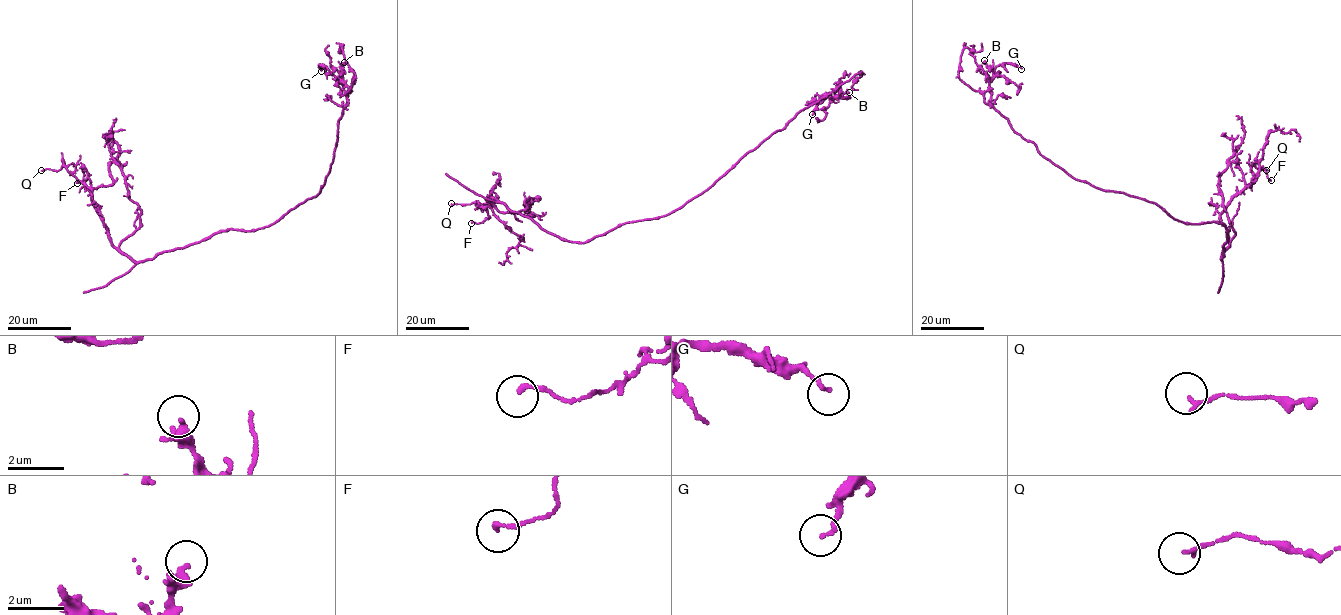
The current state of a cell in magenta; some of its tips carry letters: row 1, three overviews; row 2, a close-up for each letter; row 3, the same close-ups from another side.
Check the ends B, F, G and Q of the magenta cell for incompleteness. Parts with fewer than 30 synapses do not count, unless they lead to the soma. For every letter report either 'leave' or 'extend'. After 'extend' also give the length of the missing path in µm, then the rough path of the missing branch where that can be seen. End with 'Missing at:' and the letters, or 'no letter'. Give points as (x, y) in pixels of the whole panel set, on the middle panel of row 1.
B: leave
F: leave
G: leave
Q: leave
Missing at: no letter

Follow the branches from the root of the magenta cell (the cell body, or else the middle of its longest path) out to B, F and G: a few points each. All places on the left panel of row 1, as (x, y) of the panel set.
B: (251, 230), (275, 223), (316, 197), (323, 185), (347, 101), (348, 87), (340, 76), (344, 62)
F: (251, 230), (219, 231), (198, 242), (136, 262), (112, 244), (85, 183), (86, 171), (83, 181), (77, 183)
G: (251, 230), (275, 223), (316, 197), (323, 185), (334, 157), (348, 87), (319, 64), (321, 71)

